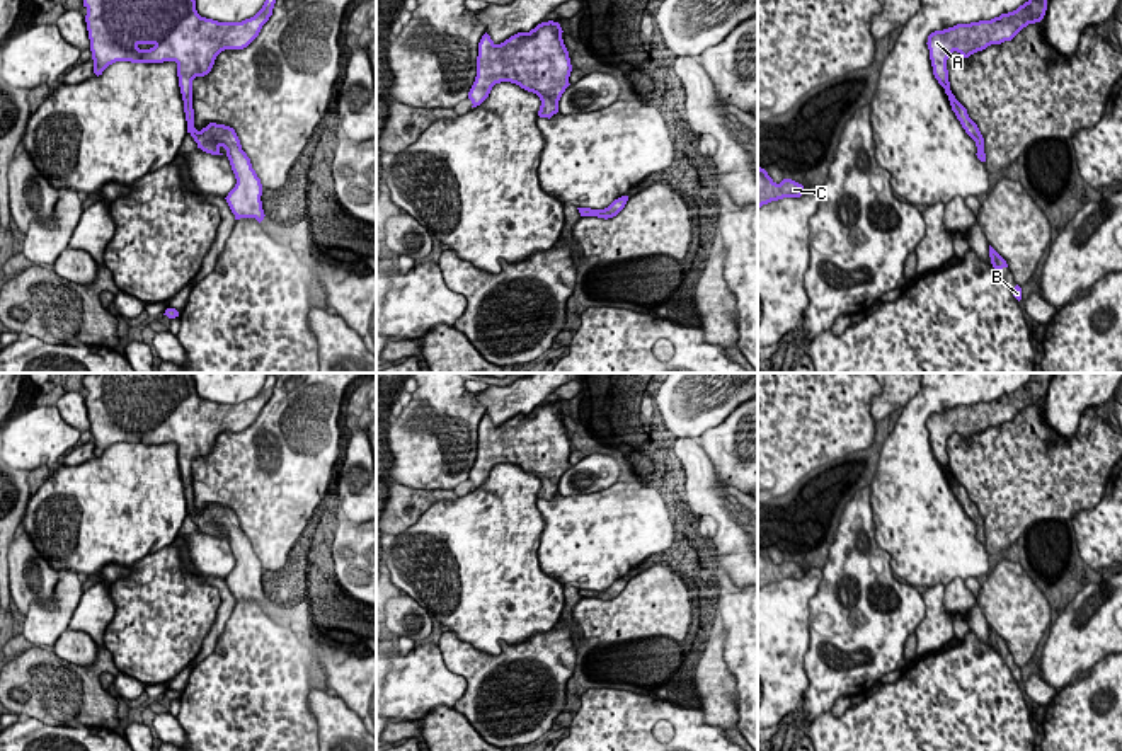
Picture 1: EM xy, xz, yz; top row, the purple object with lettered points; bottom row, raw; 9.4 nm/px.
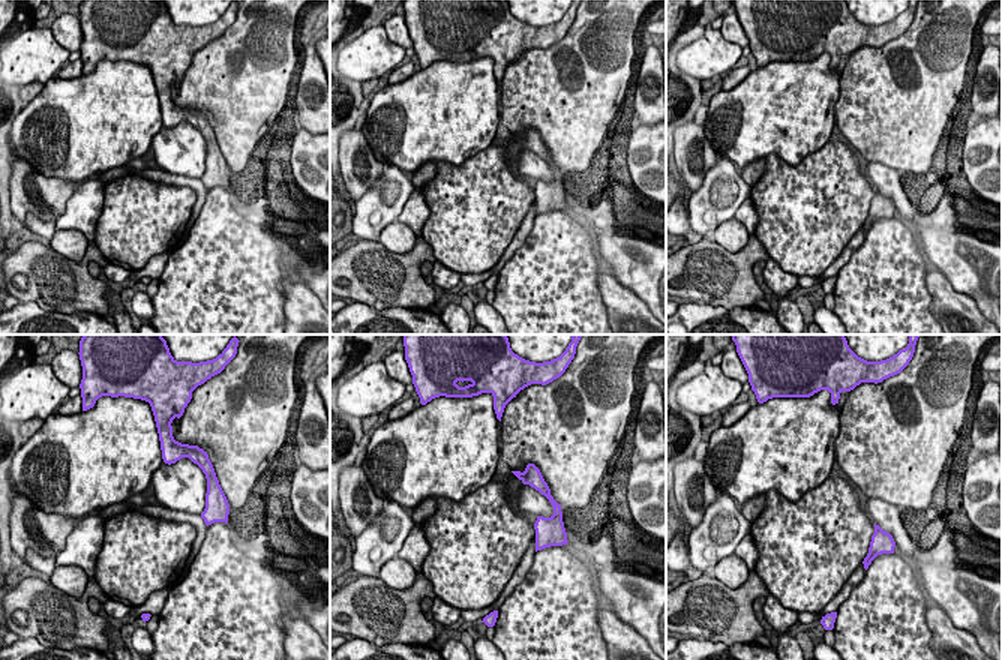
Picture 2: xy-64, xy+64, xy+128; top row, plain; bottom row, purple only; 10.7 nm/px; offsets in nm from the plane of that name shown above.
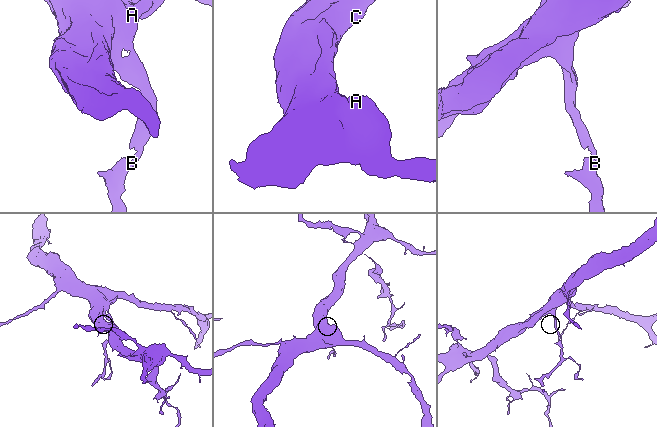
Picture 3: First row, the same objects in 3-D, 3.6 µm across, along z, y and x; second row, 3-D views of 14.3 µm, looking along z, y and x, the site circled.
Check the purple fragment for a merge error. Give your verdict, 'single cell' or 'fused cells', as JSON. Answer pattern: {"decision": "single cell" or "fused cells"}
{"decision": "fused cells"}

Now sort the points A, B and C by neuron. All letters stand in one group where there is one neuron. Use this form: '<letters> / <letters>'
A C / B

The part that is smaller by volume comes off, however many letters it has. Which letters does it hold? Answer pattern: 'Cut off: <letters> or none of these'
Cut off: B

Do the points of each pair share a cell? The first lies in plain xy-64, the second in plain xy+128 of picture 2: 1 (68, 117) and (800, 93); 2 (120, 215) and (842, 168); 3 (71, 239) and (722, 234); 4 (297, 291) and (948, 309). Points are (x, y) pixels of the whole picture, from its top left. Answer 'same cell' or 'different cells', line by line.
1: same cell
2: same cell
3: same cell
4: same cell

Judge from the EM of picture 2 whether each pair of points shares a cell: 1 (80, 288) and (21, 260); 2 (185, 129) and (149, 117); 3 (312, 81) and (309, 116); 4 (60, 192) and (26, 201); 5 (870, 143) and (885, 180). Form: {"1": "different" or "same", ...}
{"1": "same", "2": "different", "3": "same", "4": "same", "5": "different"}

